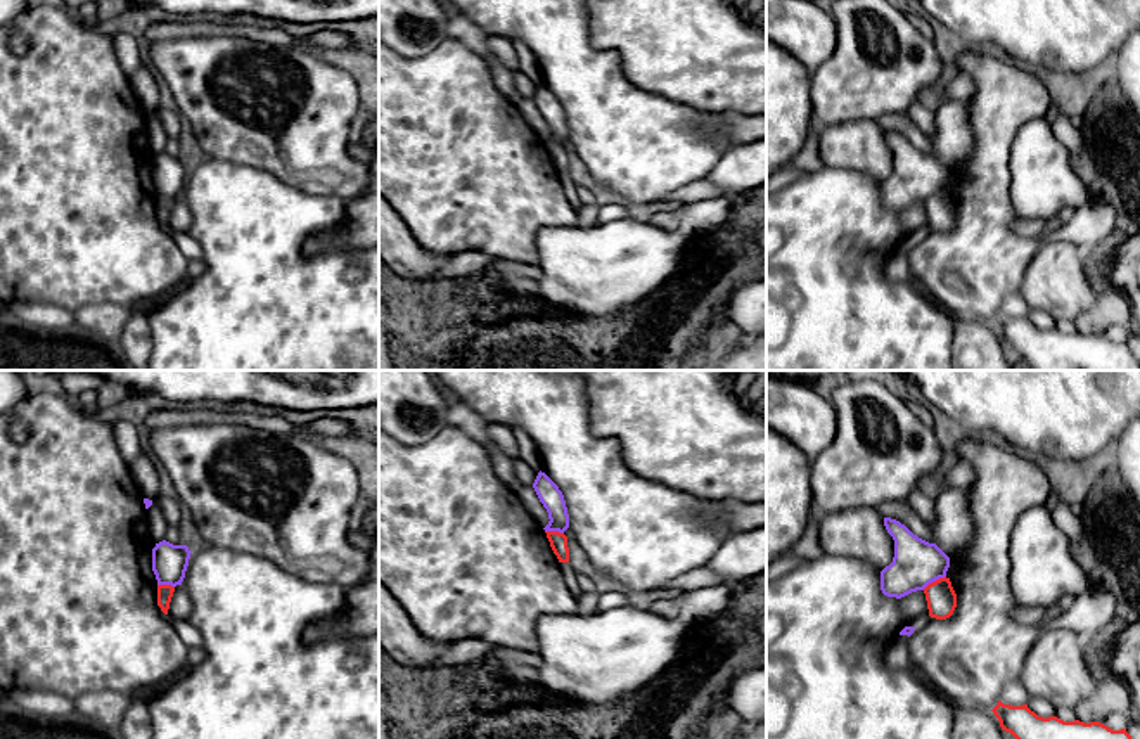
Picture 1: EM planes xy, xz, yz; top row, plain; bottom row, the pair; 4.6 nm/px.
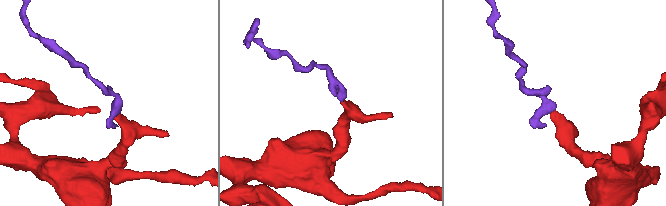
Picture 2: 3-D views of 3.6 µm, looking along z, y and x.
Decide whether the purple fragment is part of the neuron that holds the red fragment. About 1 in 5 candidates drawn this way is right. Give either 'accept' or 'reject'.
reject

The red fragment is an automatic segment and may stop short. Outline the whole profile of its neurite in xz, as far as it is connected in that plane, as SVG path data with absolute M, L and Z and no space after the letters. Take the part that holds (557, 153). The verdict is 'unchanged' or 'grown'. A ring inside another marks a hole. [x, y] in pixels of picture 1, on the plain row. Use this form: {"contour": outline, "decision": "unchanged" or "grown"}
{"contour": "M545 144L545 145L559 175L569 175L567 149L559 144Z", "decision": "unchanged"}

